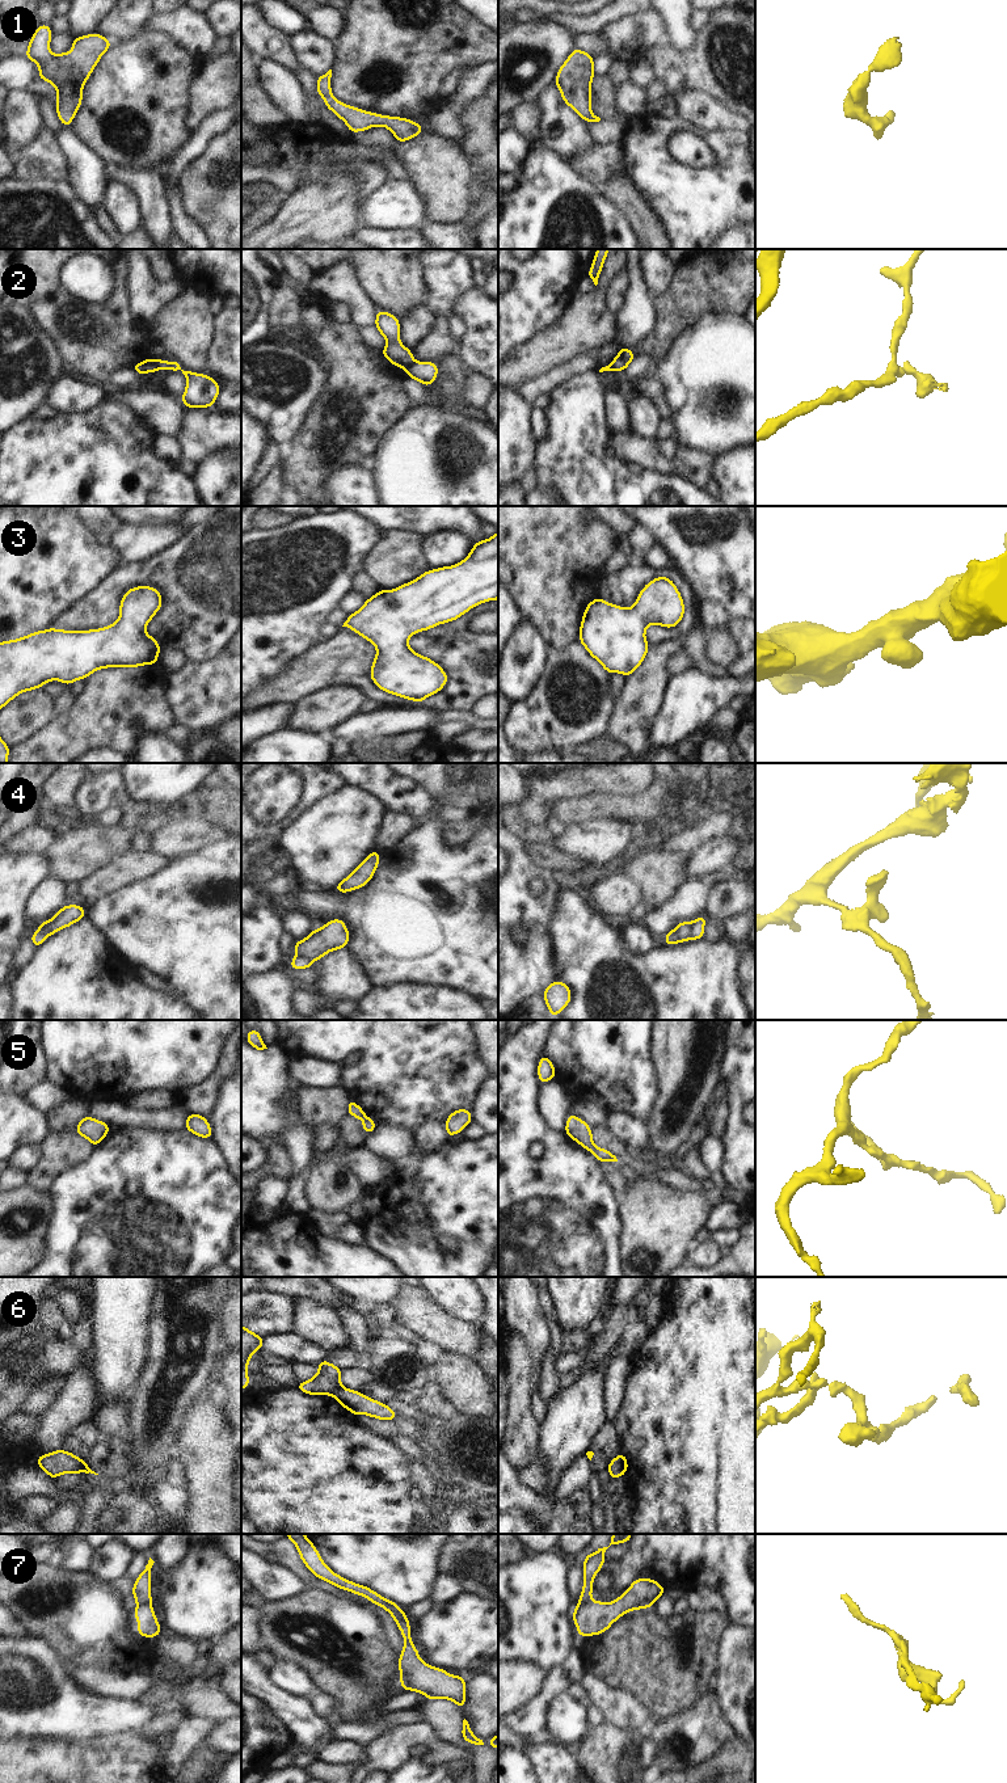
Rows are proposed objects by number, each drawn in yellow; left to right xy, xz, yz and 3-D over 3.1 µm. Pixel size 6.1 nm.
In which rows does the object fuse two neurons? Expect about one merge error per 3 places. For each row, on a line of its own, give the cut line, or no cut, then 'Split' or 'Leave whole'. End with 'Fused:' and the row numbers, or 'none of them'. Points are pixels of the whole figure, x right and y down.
1: No split. Leave whole
2: Split along xz (414, 361), (405, 369). Split
3: No split. Leave whole
4: Split along yz (691, 923), (691, 936), (689, 939). Split
5: No split. Leave whole
6: Split along xz (342, 1386), (332, 1395). Split
7: Split along xy (150, 1602), (138, 1606). Split
Fused: 2, 4, 6, 7

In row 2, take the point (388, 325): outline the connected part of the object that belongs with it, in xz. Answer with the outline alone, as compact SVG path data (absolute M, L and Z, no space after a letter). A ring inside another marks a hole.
M378 311L375 326L387 341L380 353L388 362L400 368L410 367L416 359L412 355L413 351L400 342L400 320L389 312Z

